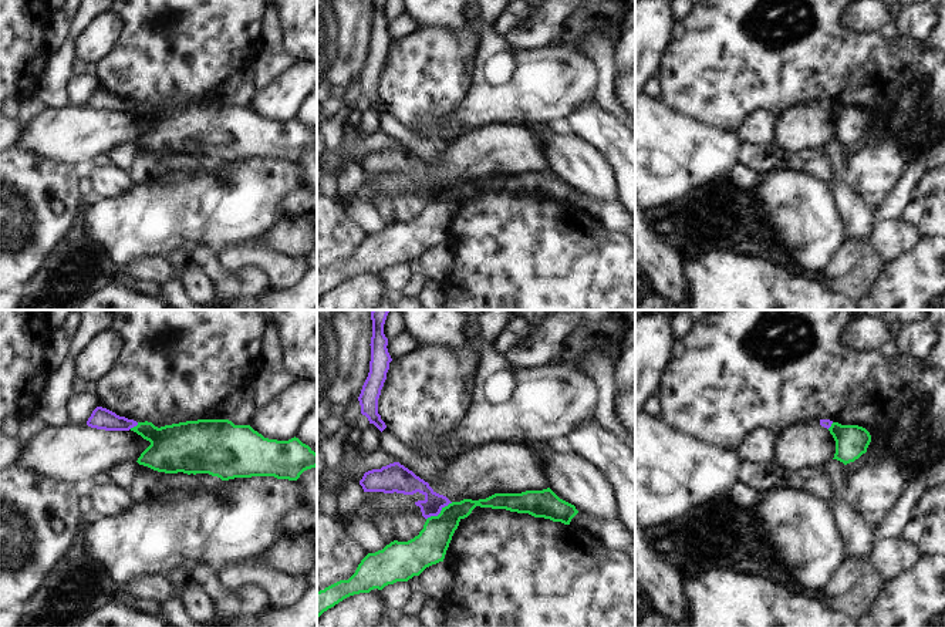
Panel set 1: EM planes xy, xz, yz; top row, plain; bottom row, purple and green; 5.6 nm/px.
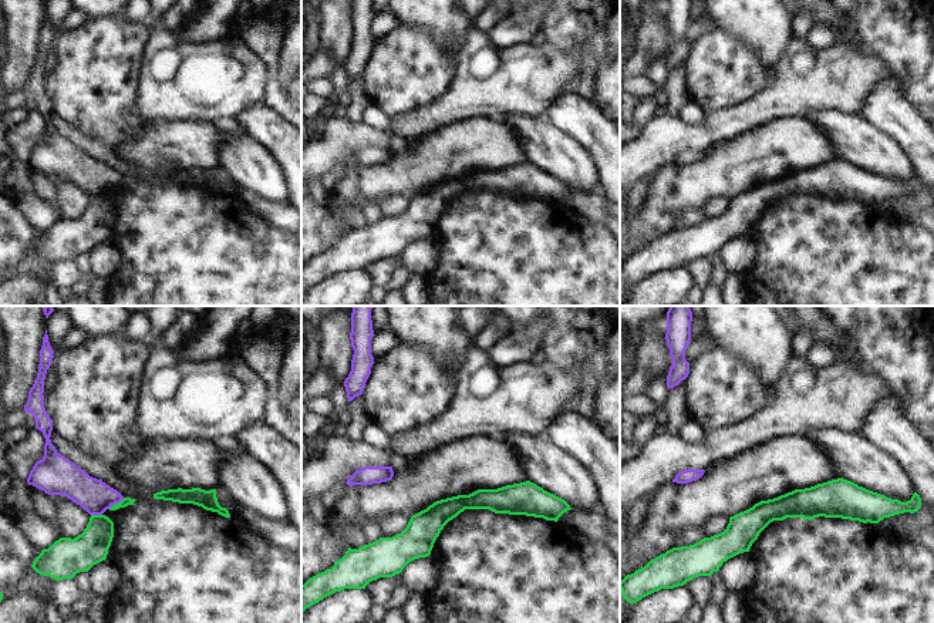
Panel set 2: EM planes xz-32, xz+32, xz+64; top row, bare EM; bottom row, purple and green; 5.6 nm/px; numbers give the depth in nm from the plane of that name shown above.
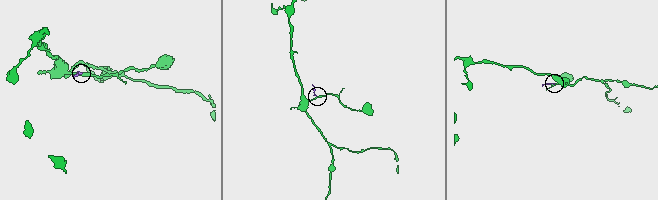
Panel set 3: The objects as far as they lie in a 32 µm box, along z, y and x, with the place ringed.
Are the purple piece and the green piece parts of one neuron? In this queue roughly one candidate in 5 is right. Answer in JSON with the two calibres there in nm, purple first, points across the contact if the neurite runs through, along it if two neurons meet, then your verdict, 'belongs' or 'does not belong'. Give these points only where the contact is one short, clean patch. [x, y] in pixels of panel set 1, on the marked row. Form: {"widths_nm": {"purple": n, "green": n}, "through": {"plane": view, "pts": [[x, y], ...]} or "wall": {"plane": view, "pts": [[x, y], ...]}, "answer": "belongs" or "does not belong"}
{"widths_nm": {"purple": 140, "green": 190}, "wall": {"plane": "xz", "pts": [[452, 502], [427, 519]]}, "answer": "does not belong"}

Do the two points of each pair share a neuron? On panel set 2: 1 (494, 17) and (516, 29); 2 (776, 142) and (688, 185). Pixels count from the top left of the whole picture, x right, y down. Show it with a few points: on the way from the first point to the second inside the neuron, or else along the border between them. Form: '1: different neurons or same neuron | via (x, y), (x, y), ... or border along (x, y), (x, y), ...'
1: different neurons | border along (501, 17), (486, 33)
2: same neuron | via (755, 155), (710, 177)

